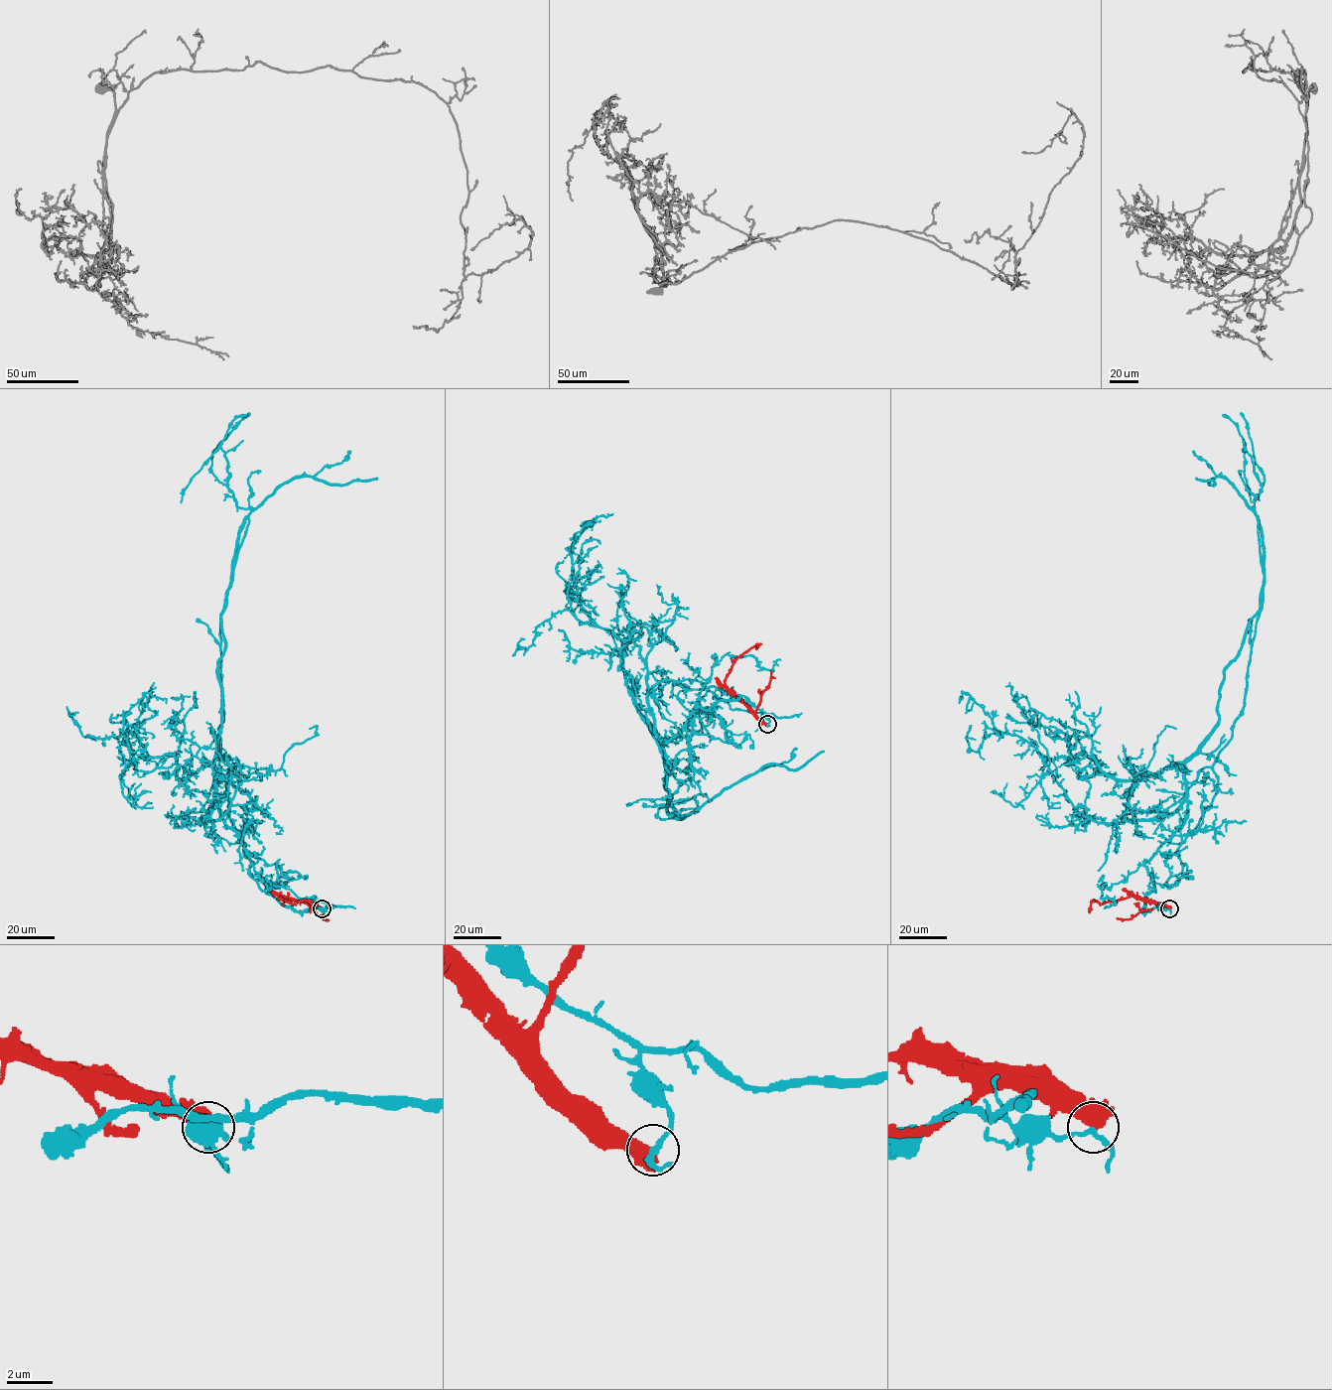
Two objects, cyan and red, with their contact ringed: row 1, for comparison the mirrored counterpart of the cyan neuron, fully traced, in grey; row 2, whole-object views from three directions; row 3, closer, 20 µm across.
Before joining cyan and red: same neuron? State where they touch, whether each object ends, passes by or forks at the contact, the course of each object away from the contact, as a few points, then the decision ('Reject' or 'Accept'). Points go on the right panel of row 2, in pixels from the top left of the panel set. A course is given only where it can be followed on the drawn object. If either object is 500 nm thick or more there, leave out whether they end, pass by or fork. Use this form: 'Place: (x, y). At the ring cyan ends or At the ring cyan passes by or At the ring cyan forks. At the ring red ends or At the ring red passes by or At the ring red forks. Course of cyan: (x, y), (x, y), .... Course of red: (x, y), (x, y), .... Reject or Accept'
Place: (1169, 908). Course of cyan: (1169, 908), (1140, 911), (1144, 863), (1184, 822), (1185, 763), (1264, 585), (1259, 517), (1225, 478), (1195, 478). Course of red: (1169, 908), (1132, 896), (1100, 903), (1093, 900), (1089, 912). Reject

